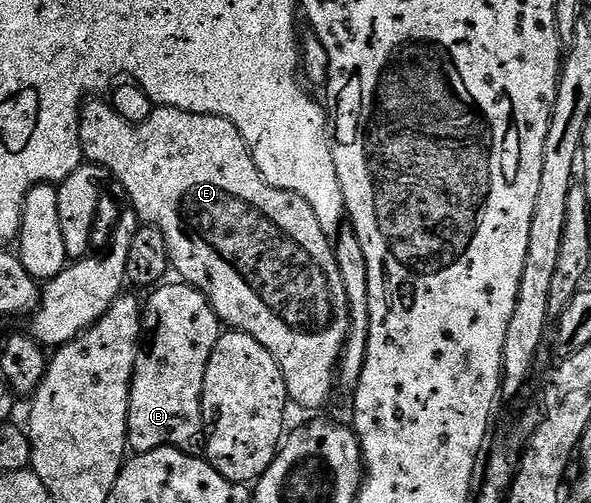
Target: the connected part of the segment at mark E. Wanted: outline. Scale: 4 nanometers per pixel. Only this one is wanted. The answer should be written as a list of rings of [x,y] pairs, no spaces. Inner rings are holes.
[[[90,98],[82,105],[82,112],[78,116],[78,133],[83,157],[89,163],[99,164],[106,169],[113,179],[115,176],[119,186],[126,191],[126,196],[130,199],[129,207],[137,214],[139,221],[143,225],[158,228],[160,234],[164,234],[170,251],[173,271],[175,273],[178,271],[182,275],[179,277],[185,283],[191,284],[204,294],[204,298],[208,298],[212,310],[216,310],[216,314],[227,329],[243,332],[256,338],[256,342],[260,342],[260,346],[264,346],[264,350],[268,350],[268,354],[272,354],[272,358],[276,358],[276,362],[280,366],[280,374],[284,374],[284,386],[289,403],[291,405],[299,404],[302,408],[324,407],[329,402],[330,395],[336,392],[338,359],[346,341],[350,319],[348,318],[348,298],[344,295],[344,281],[340,278],[340,266],[336,266],[331,237],[327,236],[320,226],[320,221],[316,219],[312,206],[308,206],[308,202],[304,202],[304,198],[300,198],[300,194],[280,190],[268,183],[260,174],[240,130],[236,130],[236,126],[232,126],[230,120],[219,116],[192,114],[179,108],[158,106],[147,120],[133,124],[124,122],[124,118],[120,118],[120,114],[116,114],[114,107],[105,99]]]

